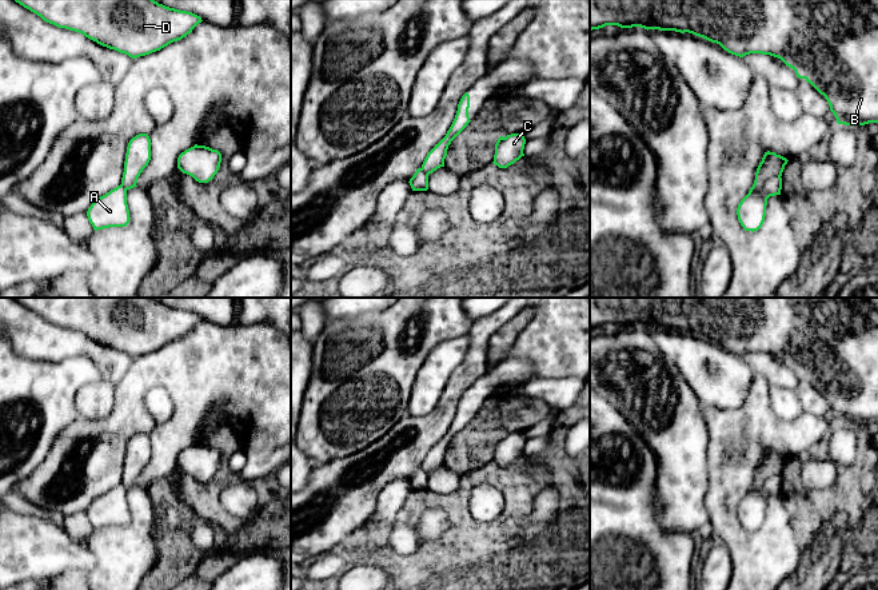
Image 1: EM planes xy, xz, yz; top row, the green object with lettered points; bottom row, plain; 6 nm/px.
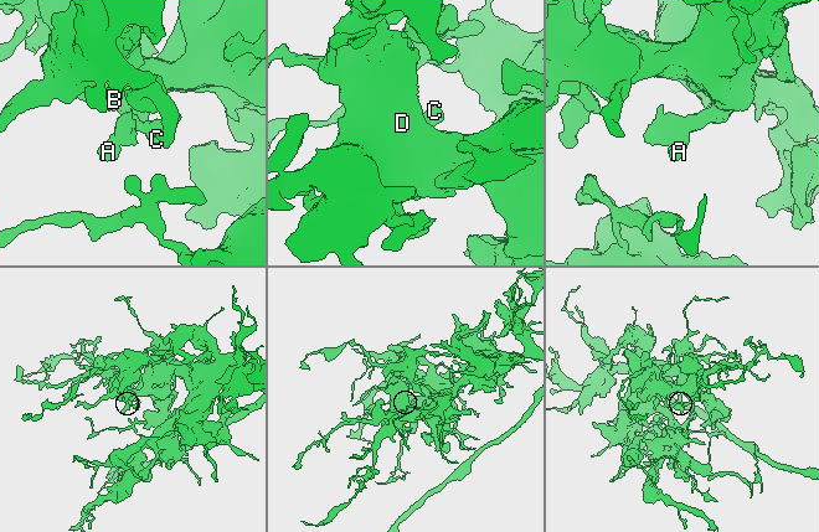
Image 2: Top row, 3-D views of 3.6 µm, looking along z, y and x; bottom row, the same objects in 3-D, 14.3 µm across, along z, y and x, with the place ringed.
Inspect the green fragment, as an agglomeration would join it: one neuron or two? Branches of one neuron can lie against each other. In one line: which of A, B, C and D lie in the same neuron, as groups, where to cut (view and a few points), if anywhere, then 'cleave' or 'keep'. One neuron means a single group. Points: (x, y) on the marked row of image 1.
groups A / B C D; cut yz (779, 175), (770, 176), (749, 194); cleave

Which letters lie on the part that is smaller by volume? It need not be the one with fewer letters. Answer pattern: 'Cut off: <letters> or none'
Cut off: A

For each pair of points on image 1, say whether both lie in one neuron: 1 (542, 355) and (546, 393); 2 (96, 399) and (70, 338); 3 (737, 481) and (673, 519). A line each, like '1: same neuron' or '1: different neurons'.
1: different neurons
2: different neurons
3: different neurons

